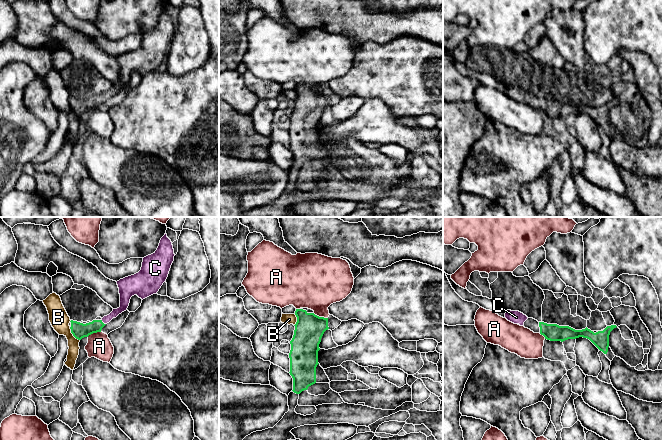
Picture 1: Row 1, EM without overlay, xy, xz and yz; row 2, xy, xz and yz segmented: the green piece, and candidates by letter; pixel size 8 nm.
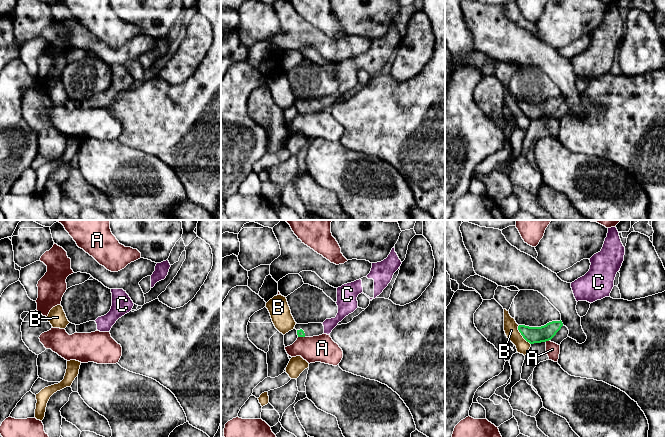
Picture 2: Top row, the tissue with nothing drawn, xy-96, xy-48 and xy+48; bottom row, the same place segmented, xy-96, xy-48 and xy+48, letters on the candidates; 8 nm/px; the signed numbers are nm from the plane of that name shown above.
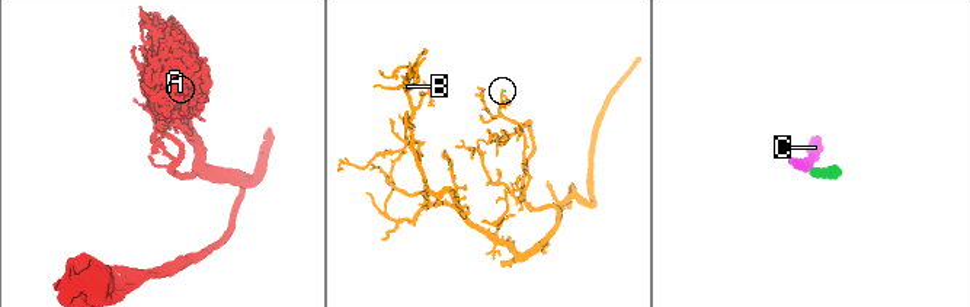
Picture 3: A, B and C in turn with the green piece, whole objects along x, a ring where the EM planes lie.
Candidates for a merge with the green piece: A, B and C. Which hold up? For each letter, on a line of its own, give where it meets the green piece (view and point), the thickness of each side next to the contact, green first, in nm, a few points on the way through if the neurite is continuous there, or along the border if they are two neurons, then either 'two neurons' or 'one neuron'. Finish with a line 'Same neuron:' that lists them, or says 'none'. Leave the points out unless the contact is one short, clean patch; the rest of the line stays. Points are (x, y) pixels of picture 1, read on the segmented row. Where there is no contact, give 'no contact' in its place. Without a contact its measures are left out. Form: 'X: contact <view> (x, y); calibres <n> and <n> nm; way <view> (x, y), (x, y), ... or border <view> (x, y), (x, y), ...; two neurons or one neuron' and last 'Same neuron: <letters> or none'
A: contact xz (320, 317); calibres 240 and 360 nm; border xz (313, 313), (327, 318); two neurons
B: contact xy (72, 333); calibres 130 and 160 nm; border xy (69, 327), (72, 334), (79, 340); two neurons
C: contact xy (102, 322); calibres 130 and 80 nm; way xy (79, 330), (94, 327), (102, 322), (124, 300); one neuron
Same neuron: C

